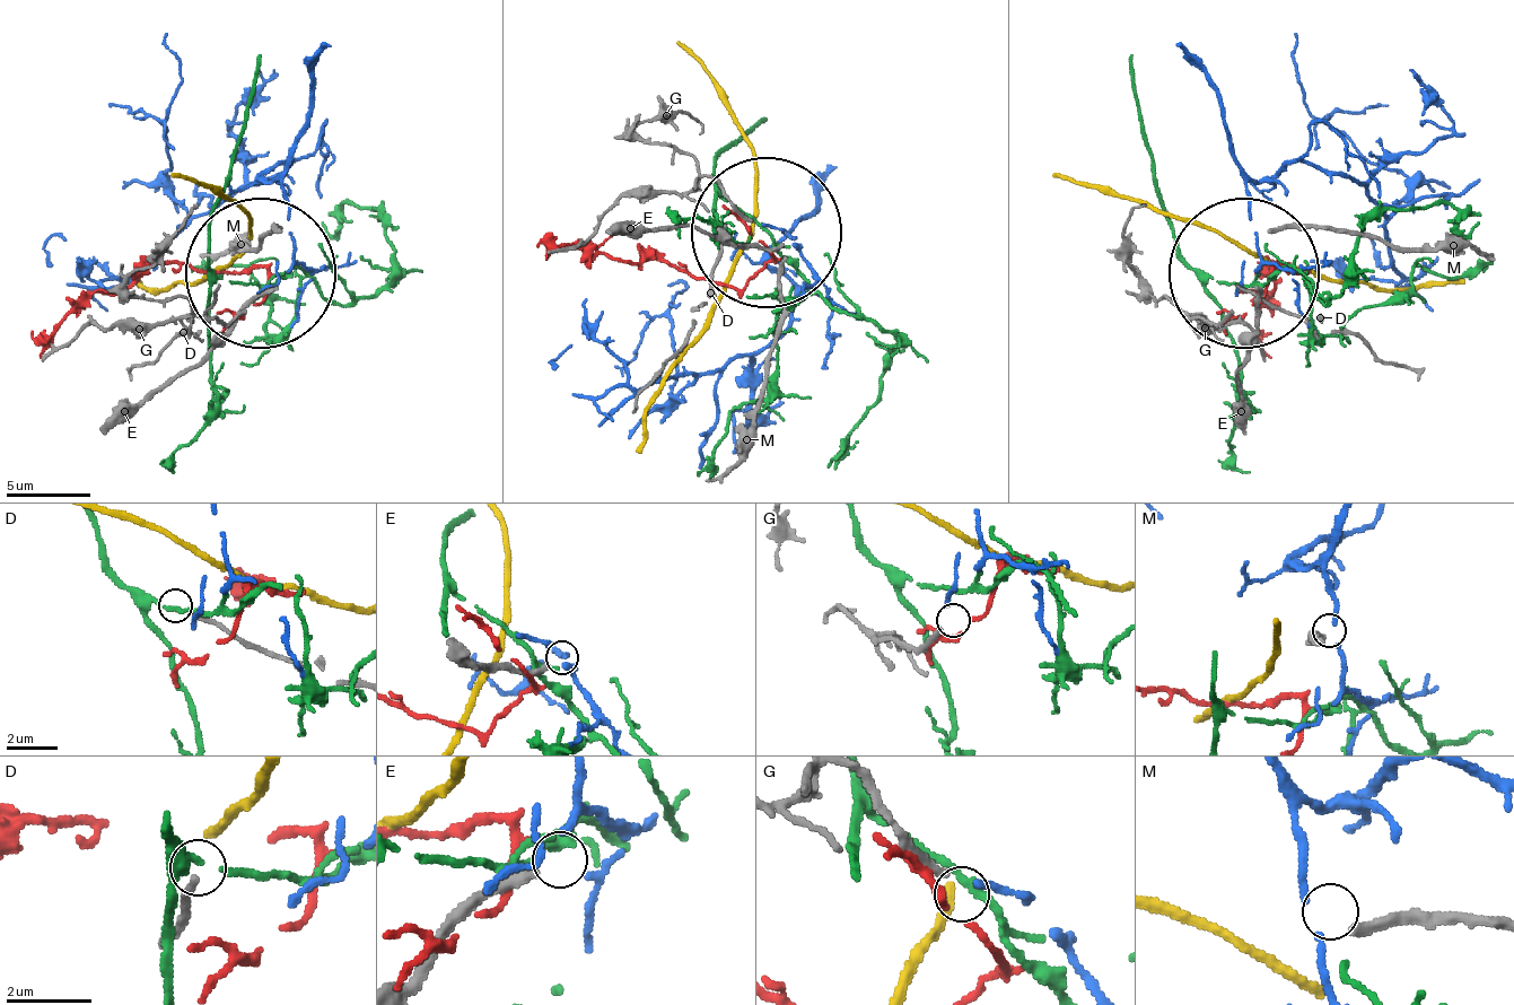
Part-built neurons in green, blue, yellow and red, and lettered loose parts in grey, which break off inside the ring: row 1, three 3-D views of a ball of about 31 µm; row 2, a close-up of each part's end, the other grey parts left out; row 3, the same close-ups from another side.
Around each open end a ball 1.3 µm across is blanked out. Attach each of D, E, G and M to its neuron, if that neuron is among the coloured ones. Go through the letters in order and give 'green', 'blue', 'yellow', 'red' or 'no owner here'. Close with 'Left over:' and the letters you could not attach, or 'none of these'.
D: green
E: no owner here
G: blue
M: no owner here
Left over: E, M

